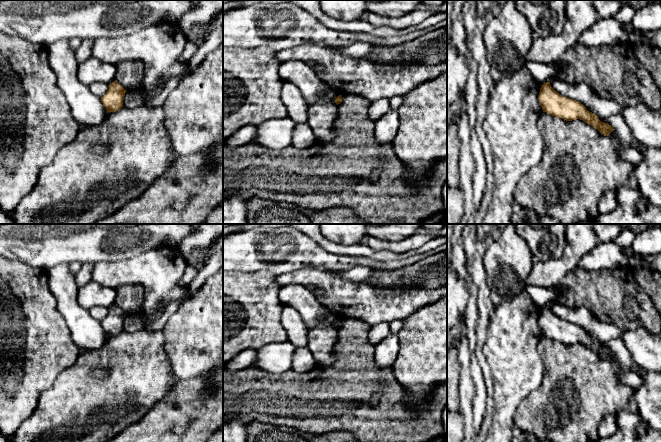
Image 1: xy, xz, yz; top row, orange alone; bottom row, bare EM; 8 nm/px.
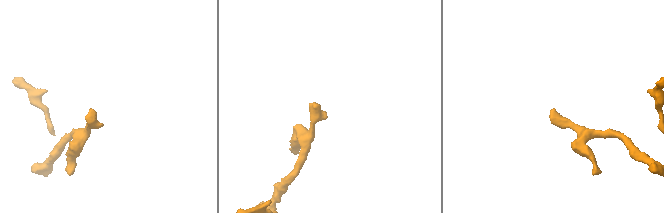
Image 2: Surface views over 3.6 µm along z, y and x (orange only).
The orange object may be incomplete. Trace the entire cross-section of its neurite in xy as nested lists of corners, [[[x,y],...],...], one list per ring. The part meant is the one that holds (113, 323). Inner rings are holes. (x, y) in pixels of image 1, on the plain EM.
[[[115,304],[109,308],[106,318],[101,321],[107,336],[116,336],[123,331],[123,324],[127,315]]]

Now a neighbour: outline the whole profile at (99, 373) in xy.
[[[95,367],[90,371],[90,375],[96,380],[105,379],[110,372],[108,367]]]

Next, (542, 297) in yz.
[[[526,286],[525,290],[527,291],[530,299],[540,309],[551,305],[560,294],[560,290],[557,286],[550,288]]]

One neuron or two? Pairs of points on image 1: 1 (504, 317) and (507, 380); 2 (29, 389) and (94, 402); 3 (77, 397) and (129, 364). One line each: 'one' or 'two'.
1: one
2: two
3: one

